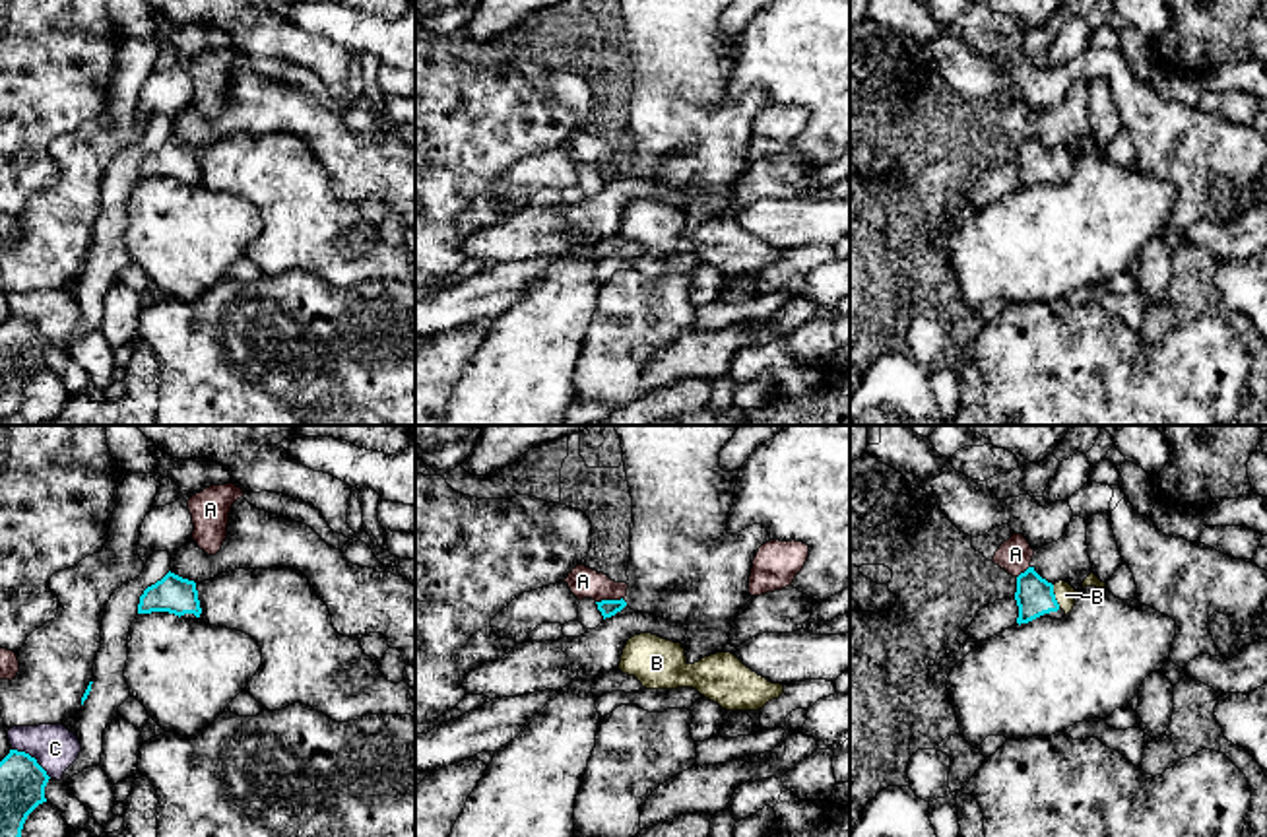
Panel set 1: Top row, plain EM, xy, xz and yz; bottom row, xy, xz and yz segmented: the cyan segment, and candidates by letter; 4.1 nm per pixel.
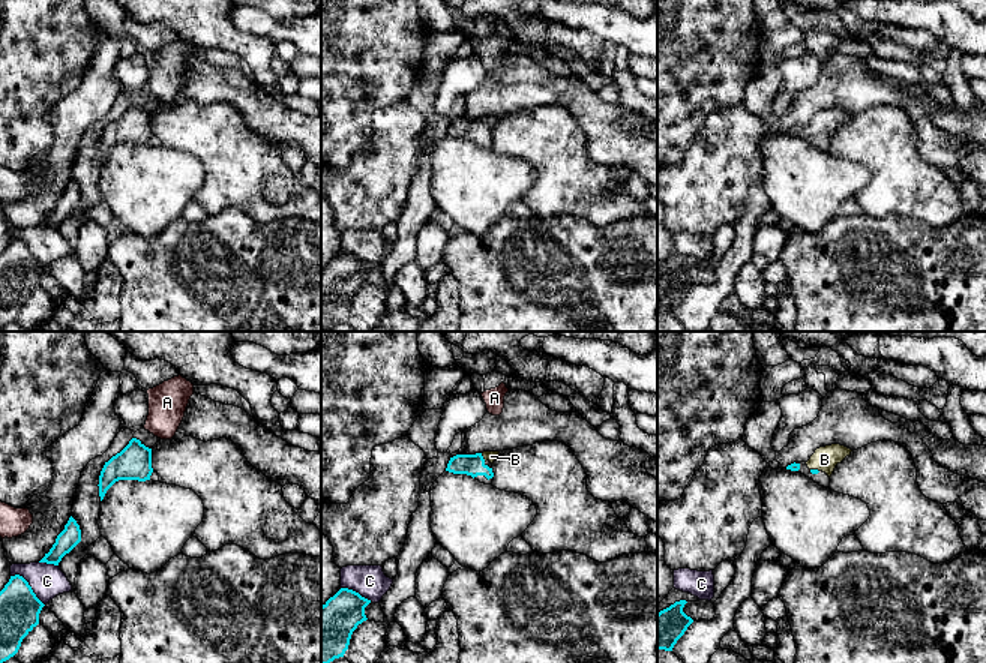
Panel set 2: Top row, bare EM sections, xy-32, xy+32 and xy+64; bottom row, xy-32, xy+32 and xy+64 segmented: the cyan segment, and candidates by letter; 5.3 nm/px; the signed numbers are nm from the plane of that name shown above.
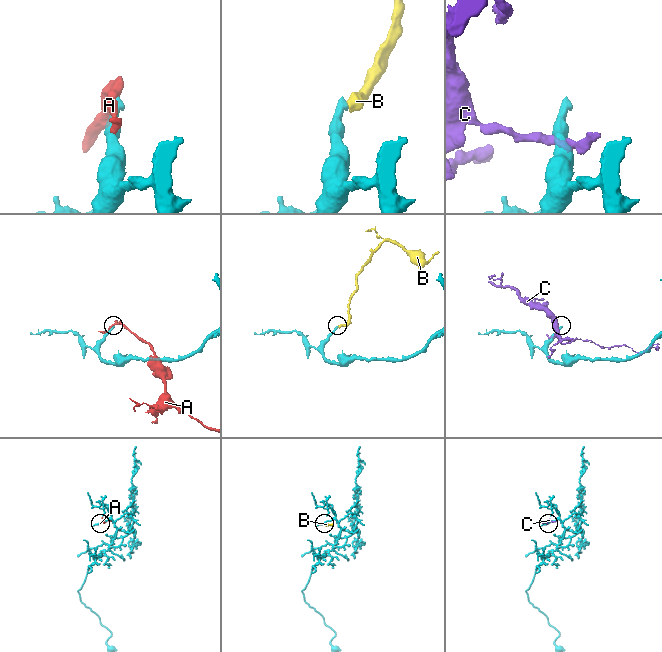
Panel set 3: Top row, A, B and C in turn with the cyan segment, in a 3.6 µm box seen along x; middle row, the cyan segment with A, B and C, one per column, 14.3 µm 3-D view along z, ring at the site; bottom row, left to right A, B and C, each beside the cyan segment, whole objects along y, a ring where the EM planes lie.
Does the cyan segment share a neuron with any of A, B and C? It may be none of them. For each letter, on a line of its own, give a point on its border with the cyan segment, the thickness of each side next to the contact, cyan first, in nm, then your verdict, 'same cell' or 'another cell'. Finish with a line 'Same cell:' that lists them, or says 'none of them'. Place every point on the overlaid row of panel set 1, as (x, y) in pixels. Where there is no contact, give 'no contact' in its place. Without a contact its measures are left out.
A: xz (610, 601) | 70/130 nm | another cell
B: yz (1054, 597) | 160/90 nm | same cell
C: xy (33, 758) | 190/190 nm | another cell
Same cell: B

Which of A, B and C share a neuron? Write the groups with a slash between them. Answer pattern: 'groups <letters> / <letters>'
groups A / B / C

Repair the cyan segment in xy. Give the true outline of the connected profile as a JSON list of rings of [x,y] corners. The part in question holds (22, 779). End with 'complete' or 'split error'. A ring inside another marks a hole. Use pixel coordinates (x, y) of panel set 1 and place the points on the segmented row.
[[[10,750],[0,761],[0,837],[21,837],[27,816],[43,802],[47,771],[25,752]]] | complete

